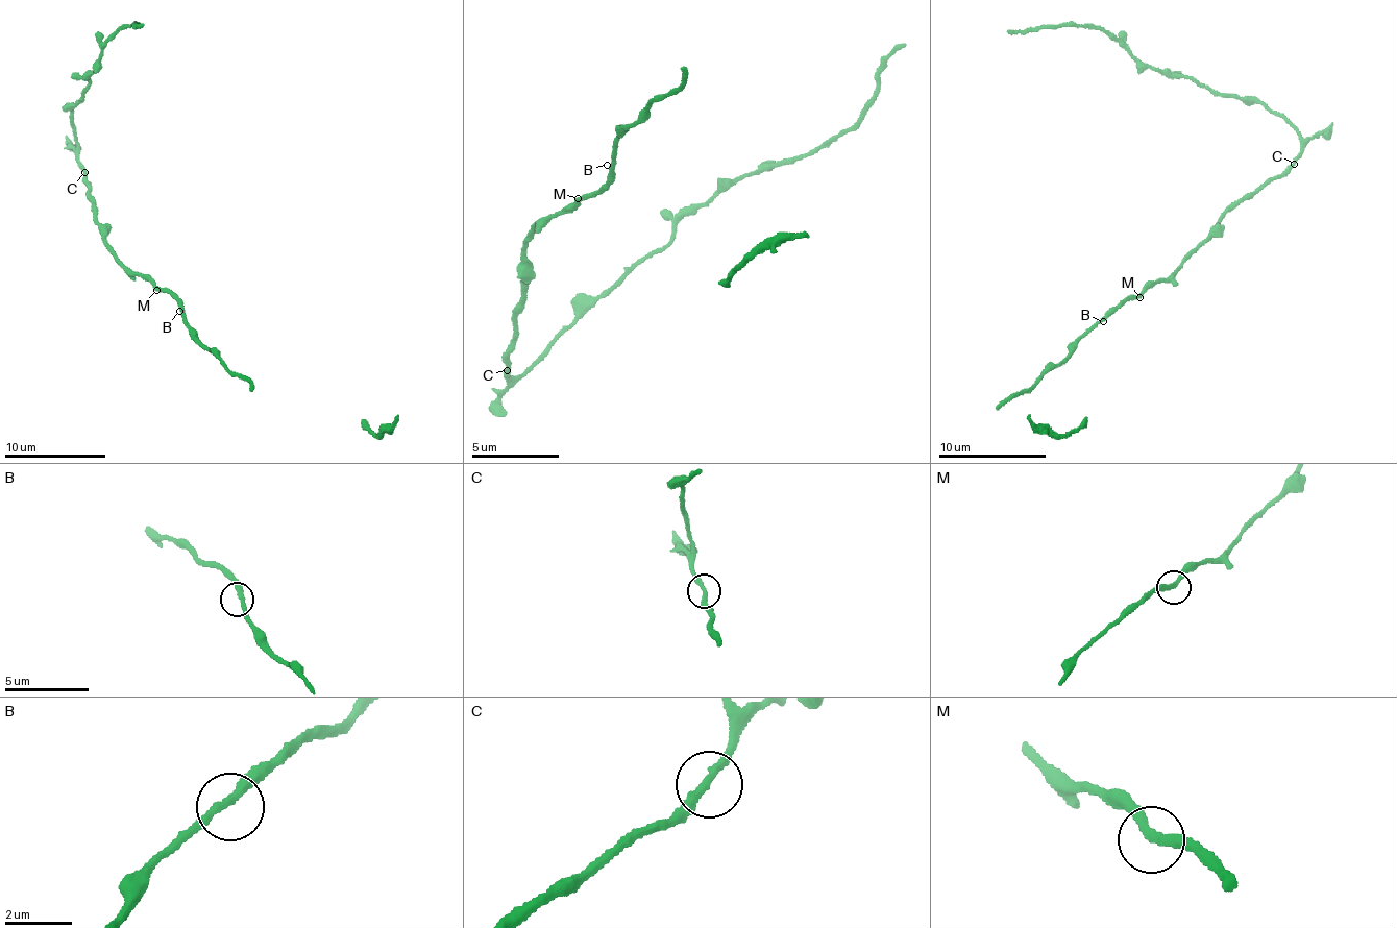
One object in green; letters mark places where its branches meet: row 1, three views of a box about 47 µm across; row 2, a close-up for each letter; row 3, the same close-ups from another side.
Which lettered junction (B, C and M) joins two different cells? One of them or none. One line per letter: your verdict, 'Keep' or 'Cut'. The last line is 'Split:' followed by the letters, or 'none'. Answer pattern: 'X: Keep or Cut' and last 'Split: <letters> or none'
B: Keep
C: Keep
M: Keep
Split: none

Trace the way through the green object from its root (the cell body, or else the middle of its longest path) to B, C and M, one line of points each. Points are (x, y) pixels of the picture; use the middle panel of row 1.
B: (531, 239), (536, 227), (546, 223), (547, 218), (574, 211), (585, 194), (604, 190), (607, 165)
C: (531, 239), (507, 369)
M: (531, 239), (536, 227), (546, 223), (547, 218), (558, 218), (559, 213), (572, 211), (578, 198)

